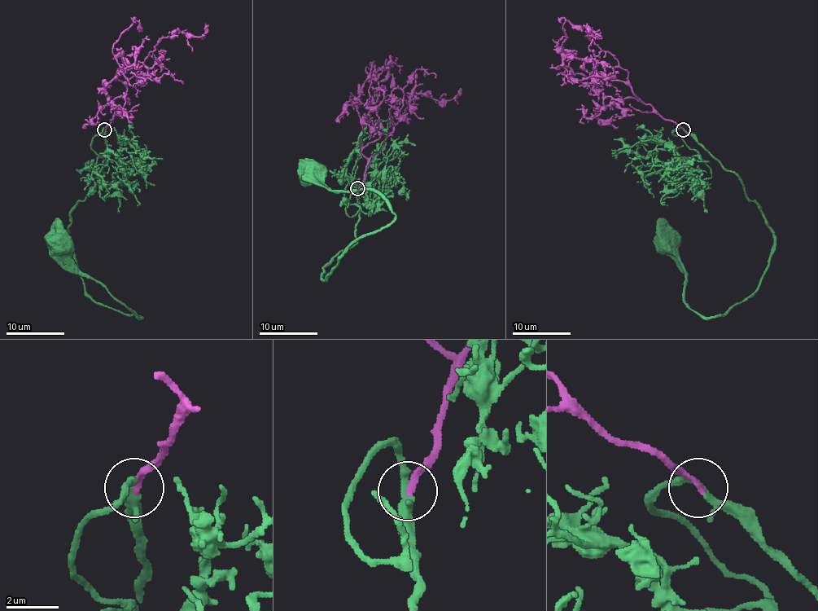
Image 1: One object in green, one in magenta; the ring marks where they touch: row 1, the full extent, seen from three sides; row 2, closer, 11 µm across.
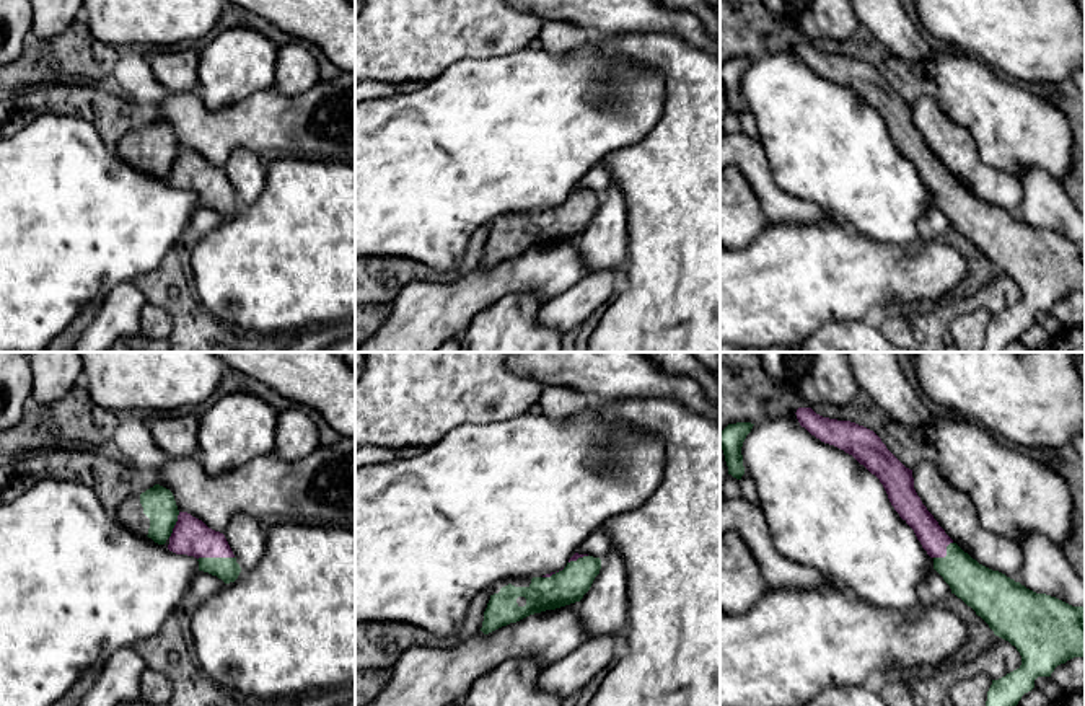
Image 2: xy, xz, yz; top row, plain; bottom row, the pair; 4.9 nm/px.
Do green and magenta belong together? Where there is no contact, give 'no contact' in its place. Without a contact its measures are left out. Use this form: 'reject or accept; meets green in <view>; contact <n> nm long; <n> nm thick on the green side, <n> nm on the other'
accept; meets green in xy; contact 180 nm long; 120 nm thick on the green side, 180 nm on the other

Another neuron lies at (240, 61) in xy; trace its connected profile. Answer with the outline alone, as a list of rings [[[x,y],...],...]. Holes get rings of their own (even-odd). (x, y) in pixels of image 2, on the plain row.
[[[233,21],[200,51],[195,91],[212,111],[233,106],[274,85],[277,54],[269,38]]]

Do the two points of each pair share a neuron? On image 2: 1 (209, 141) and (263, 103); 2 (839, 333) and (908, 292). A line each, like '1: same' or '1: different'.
1: same
2: different

